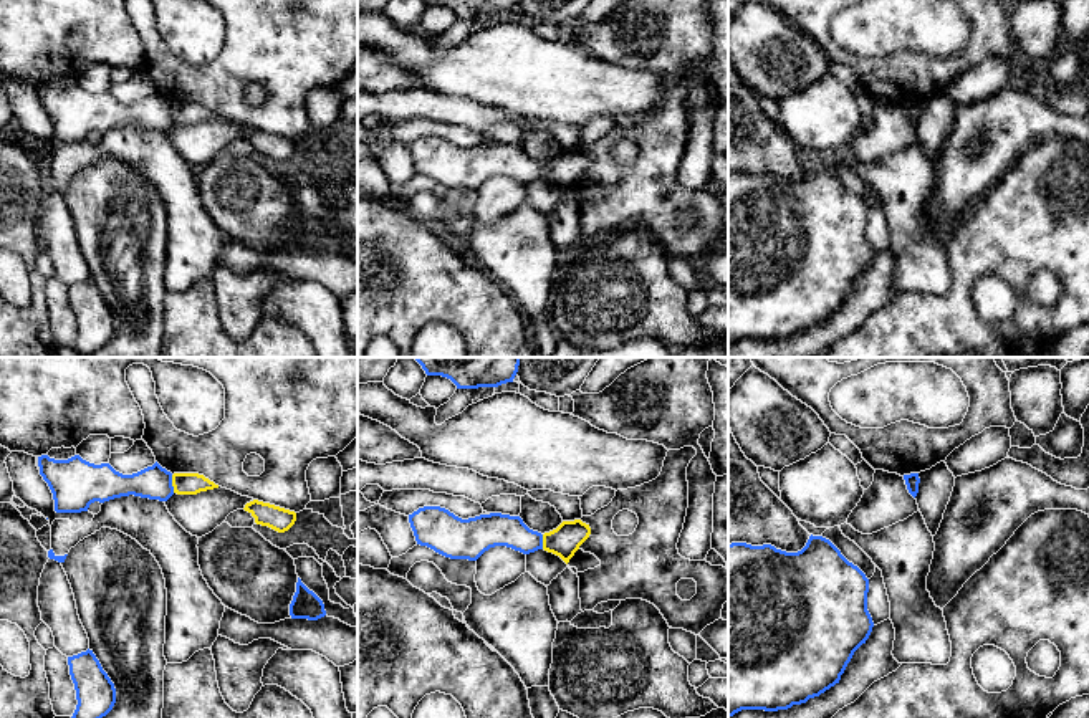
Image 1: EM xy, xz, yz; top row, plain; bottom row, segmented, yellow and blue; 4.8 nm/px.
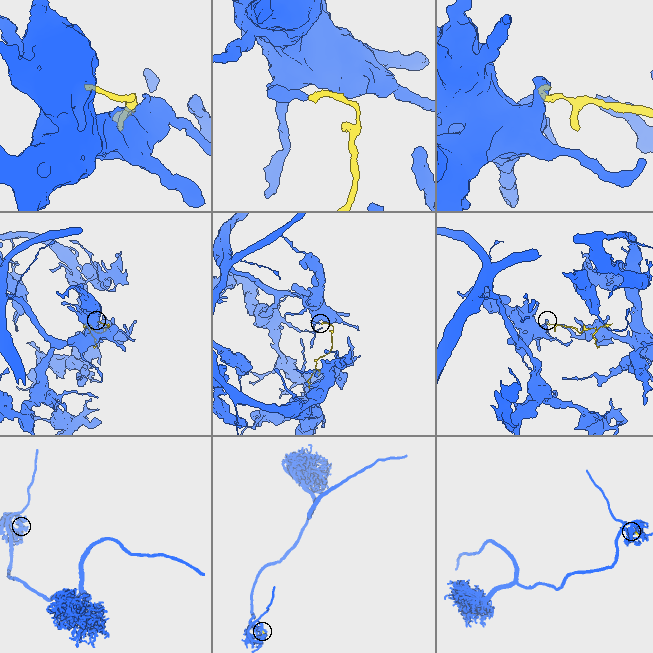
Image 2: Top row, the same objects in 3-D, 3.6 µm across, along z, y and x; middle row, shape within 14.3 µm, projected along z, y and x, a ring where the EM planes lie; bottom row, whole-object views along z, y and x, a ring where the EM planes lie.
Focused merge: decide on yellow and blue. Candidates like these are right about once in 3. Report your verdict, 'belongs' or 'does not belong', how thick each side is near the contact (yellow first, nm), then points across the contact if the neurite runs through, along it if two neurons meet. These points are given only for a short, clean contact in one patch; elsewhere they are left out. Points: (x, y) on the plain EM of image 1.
does not belong; calibres 110 and 160 nm; border xy (171, 105), (174, 121)

